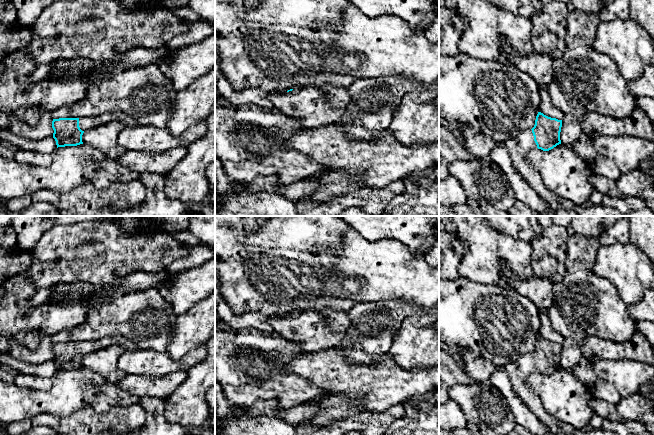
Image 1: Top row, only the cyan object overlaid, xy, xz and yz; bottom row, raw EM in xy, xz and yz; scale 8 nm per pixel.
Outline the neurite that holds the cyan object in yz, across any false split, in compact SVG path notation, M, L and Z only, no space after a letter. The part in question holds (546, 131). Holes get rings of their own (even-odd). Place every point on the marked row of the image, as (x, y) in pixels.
M538 112L535 125L531 130L524 130L517 137L508 138L503 144L511 156L514 167L522 174L535 193L545 201L550 210L550 216L579 216L574 210L561 206L558 195L545 186L540 174L526 159L527 154L535 148L549 151L561 144L561 127L562 120Z

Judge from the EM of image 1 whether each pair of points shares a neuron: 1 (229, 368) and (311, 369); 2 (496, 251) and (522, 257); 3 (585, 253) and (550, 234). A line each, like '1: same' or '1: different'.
1: different
2: same
3: different

